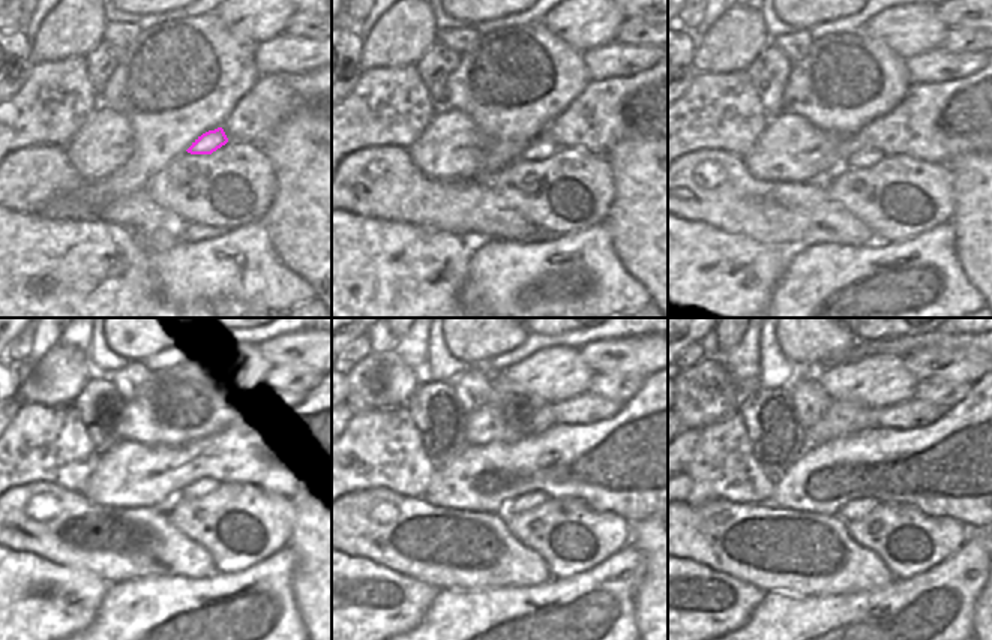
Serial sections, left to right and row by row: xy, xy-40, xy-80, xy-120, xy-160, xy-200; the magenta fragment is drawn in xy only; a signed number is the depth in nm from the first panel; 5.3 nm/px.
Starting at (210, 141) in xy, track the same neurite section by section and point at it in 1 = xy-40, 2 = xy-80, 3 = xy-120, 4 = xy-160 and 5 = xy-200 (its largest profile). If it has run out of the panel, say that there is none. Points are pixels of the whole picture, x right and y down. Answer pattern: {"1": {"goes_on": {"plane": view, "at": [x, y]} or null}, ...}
{"1": {"goes_on": {"plane": "xy-40", "at": [541, 149]}}, "2": {"goes_on": {"plane": "xy-80", "at": [869, 158]}}, "3": {"goes_on": {"plane": "xy-120", "at": [197, 490]}}, "4": {"goes_on": {"plane": "xy-160", "at": [526, 502]}}, "5": {"goes_on": {"plane": "xy-200", "at": [857, 508]}}}

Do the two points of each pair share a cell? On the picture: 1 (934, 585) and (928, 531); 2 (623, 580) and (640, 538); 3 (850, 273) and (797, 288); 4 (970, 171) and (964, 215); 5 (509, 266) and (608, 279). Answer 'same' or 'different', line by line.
1: different
2: different
3: same
4: same
5: same

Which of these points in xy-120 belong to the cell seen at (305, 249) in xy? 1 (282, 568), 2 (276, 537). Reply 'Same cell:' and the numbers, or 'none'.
Same cell: none

